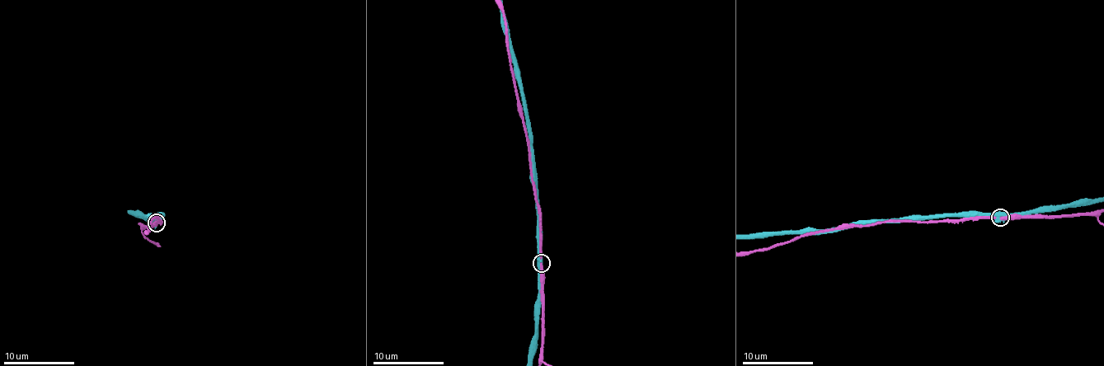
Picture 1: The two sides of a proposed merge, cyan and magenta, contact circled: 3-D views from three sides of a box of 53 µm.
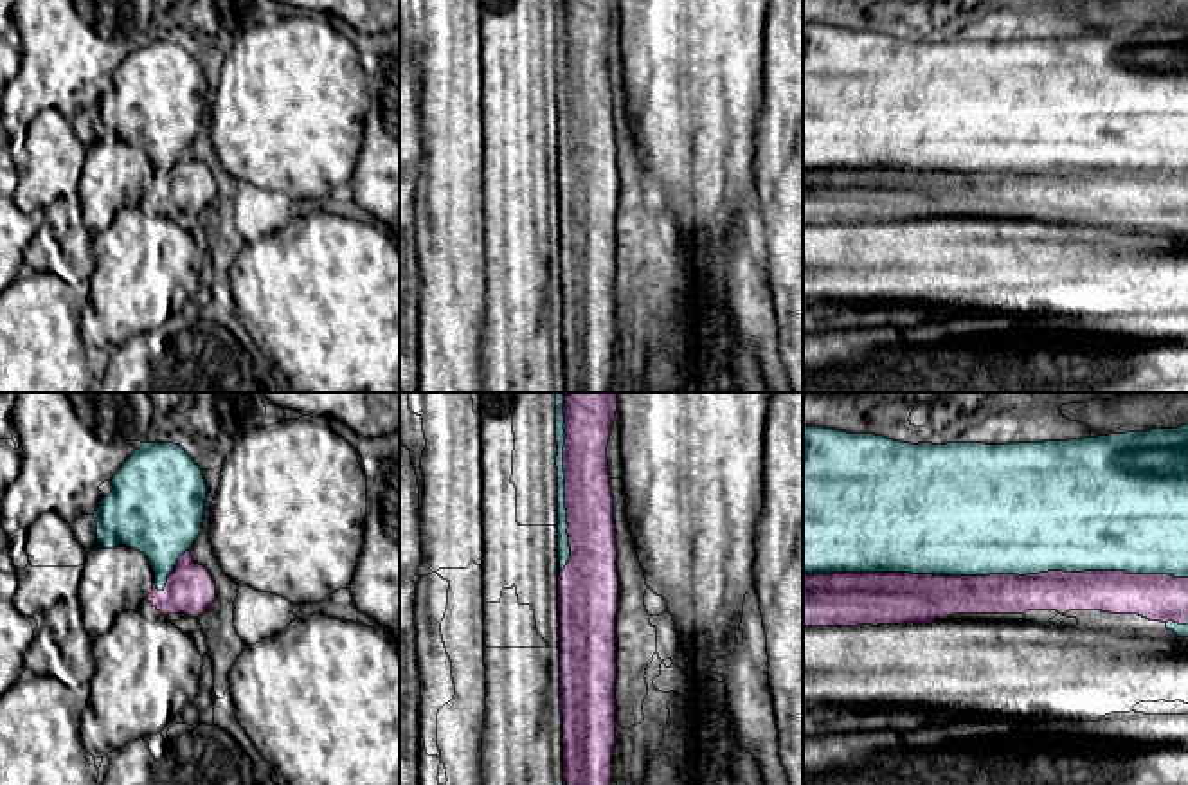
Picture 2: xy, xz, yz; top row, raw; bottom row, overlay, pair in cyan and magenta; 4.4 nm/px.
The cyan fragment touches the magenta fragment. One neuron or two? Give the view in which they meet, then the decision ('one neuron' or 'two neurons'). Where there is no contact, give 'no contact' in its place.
yz | two neurons

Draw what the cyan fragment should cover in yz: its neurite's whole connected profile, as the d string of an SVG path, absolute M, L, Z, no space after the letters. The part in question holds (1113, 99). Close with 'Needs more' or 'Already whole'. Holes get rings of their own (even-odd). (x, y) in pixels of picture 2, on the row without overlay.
M803 22L803 171L1125 167L1188 175L1188 22L1044 40L902 40Z. Already whole

